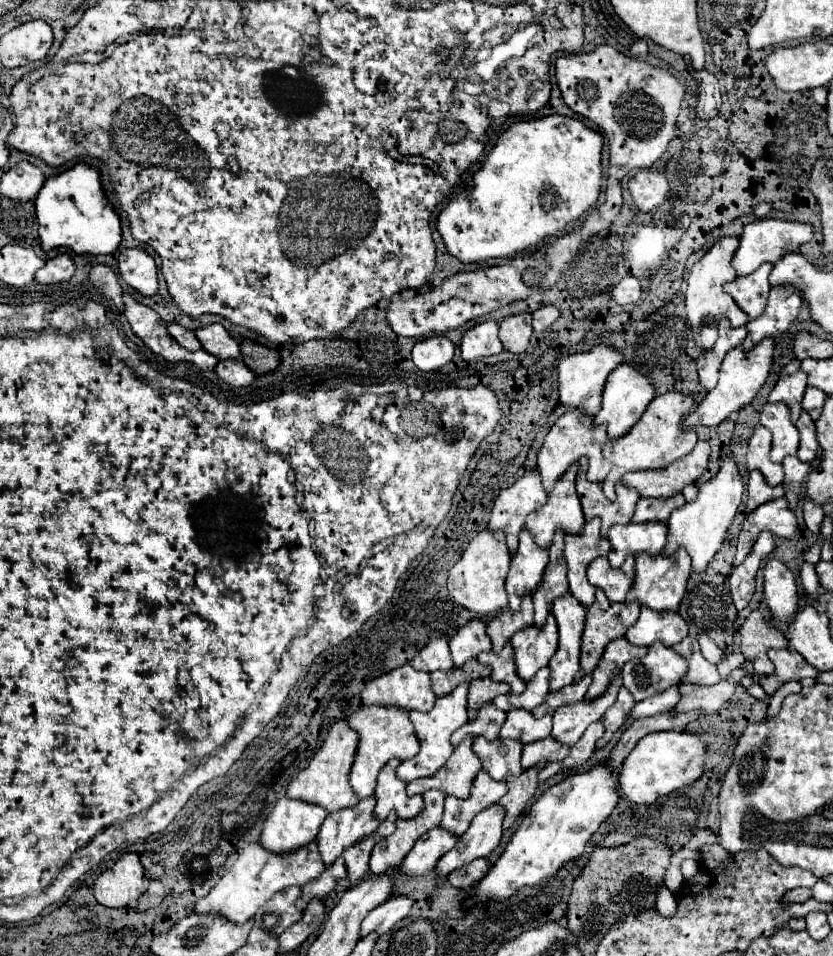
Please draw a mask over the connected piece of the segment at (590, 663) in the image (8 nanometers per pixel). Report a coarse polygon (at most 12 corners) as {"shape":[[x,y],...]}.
{"shape":[[597,589],[587,609],[581,675],[591,675],[613,639],[637,621],[637,603]]}

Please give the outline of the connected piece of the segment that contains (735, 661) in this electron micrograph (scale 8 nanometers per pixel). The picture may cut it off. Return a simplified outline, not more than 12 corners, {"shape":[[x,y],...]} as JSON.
{"shape":[[739,651],[729,653],[717,665],[719,675],[727,677],[743,667],[745,657]]}

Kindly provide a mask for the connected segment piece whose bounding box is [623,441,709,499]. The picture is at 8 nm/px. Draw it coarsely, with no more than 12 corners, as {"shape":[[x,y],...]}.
{"shape":[[709,443],[665,471],[635,471],[623,485],[641,497],[669,499],[695,483],[709,461]]}

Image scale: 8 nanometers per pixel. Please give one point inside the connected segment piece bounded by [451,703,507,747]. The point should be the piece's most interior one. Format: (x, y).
(489, 721)

